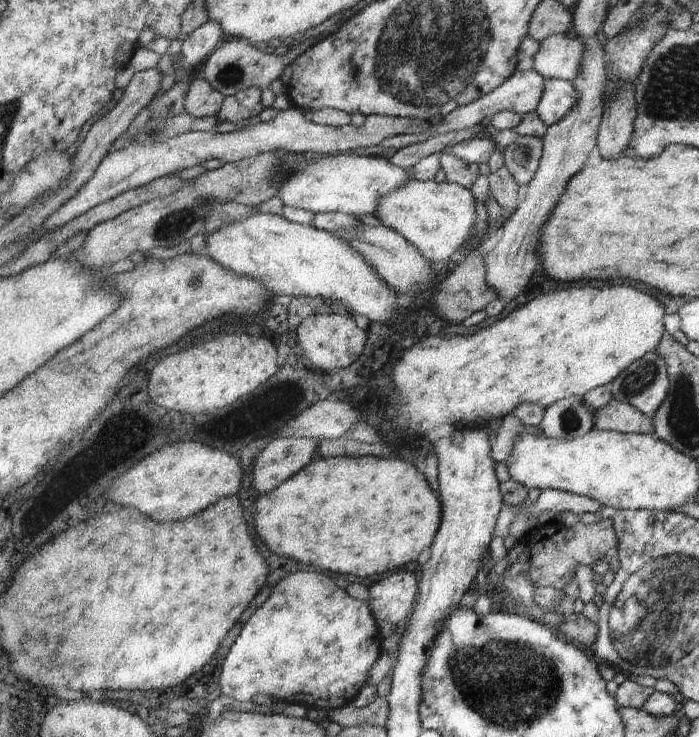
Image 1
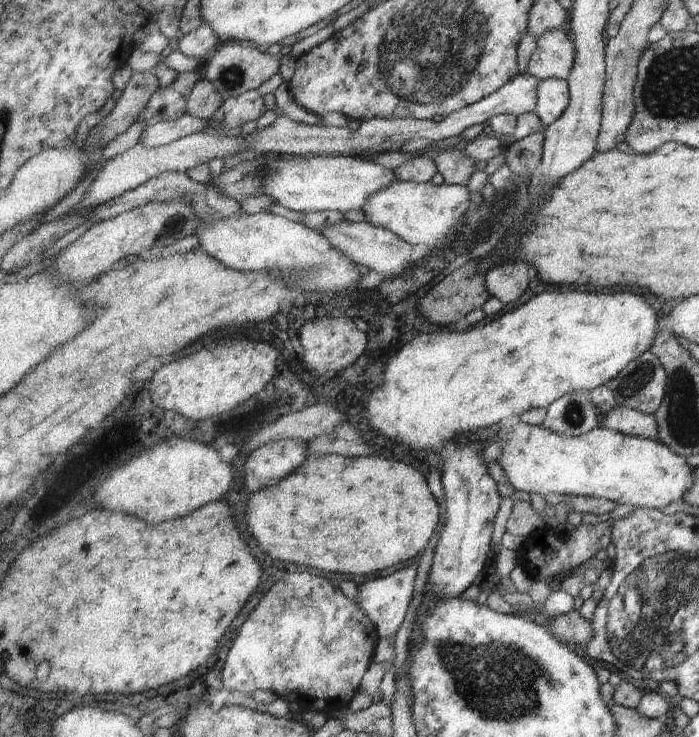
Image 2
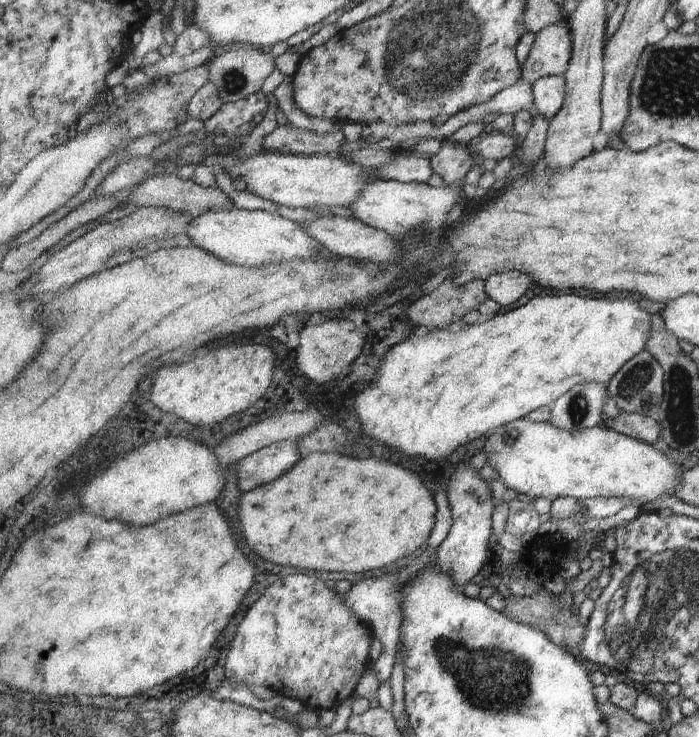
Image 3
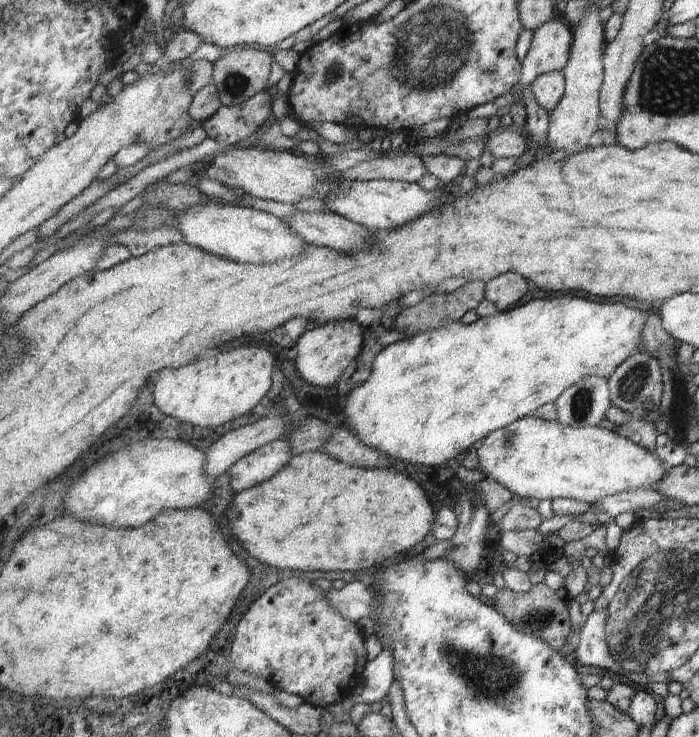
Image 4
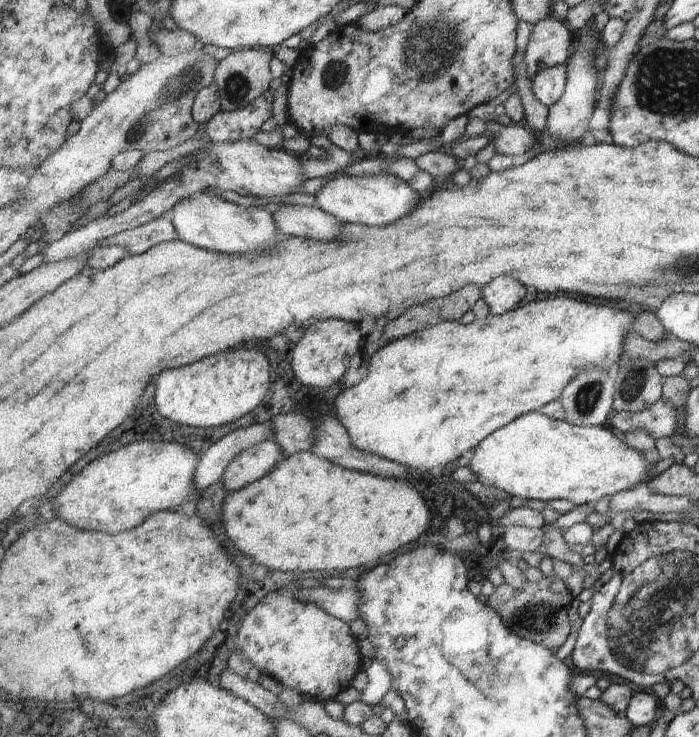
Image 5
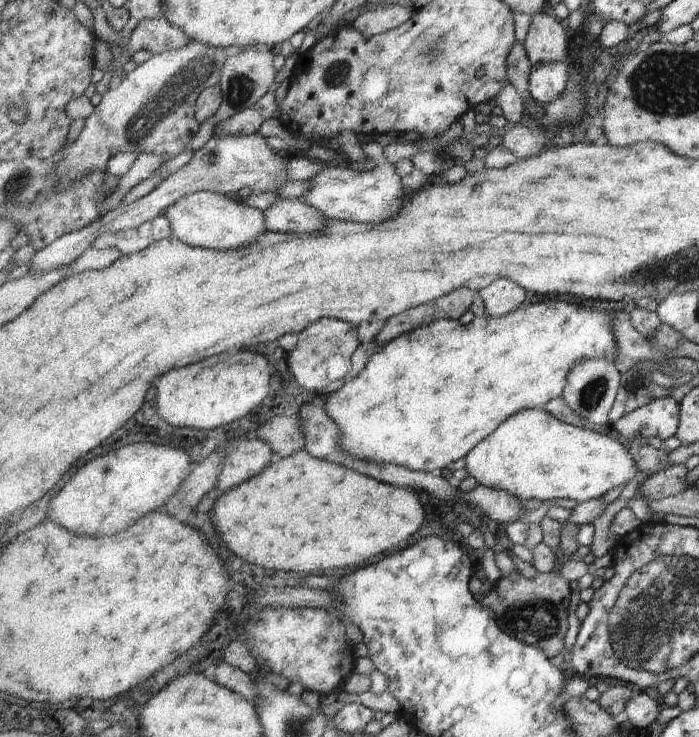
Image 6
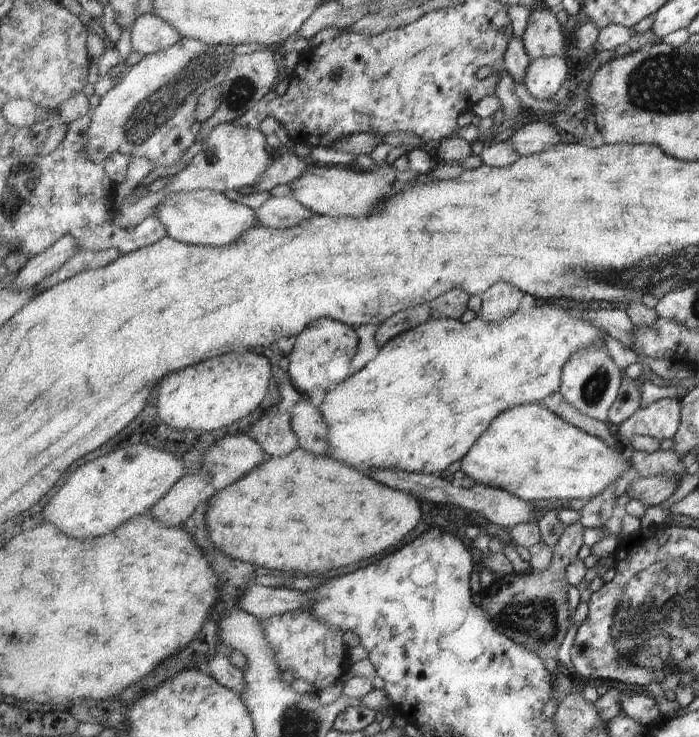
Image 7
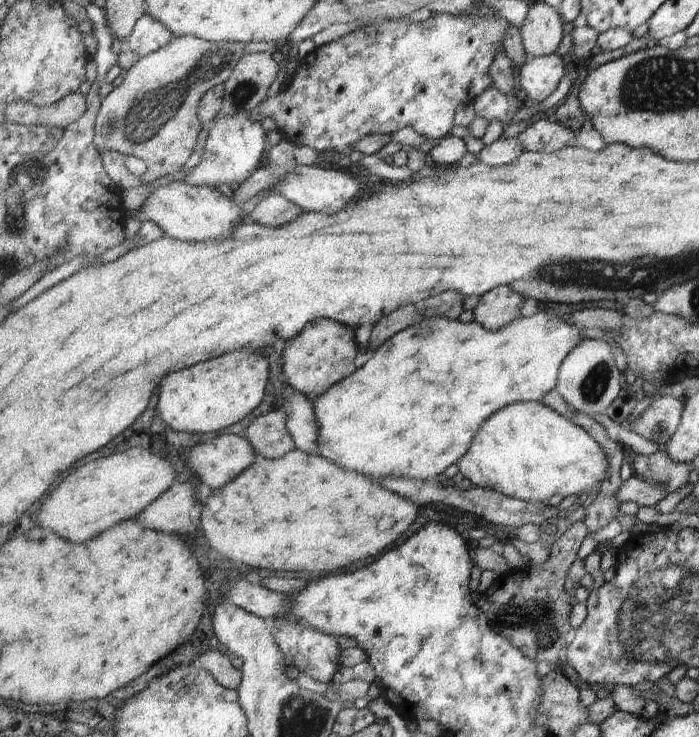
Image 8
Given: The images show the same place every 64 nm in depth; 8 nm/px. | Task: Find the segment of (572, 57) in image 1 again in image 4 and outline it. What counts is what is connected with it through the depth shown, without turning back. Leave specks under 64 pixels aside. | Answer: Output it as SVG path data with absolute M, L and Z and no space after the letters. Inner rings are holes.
M563 17L542 24L535 32L531 48L522 62L522 84L532 85L542 74L563 71L574 43L573 27Z

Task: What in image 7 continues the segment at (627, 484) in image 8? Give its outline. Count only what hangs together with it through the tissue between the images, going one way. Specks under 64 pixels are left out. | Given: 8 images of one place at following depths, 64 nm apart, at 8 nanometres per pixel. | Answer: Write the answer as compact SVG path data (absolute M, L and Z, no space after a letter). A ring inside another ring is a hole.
M669 475L654 477L637 477L627 486L626 494L630 499L639 500L644 506L659 506L675 490L679 477L675 479Z

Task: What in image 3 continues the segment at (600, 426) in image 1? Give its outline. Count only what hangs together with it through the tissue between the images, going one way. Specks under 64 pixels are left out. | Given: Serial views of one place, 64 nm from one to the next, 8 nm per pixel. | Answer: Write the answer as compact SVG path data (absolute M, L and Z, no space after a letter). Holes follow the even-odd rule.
M621 412L619 417L607 421L606 424L621 434L638 439L648 445L655 444L660 434L659 424L656 419L635 413Z

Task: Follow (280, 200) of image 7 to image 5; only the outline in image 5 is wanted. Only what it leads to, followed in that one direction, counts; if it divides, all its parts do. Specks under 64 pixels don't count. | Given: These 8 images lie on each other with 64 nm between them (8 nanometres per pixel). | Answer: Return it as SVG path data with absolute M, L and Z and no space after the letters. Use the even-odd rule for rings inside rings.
M283 205L272 214L275 226L285 236L332 241L341 234L342 222L318 206Z

